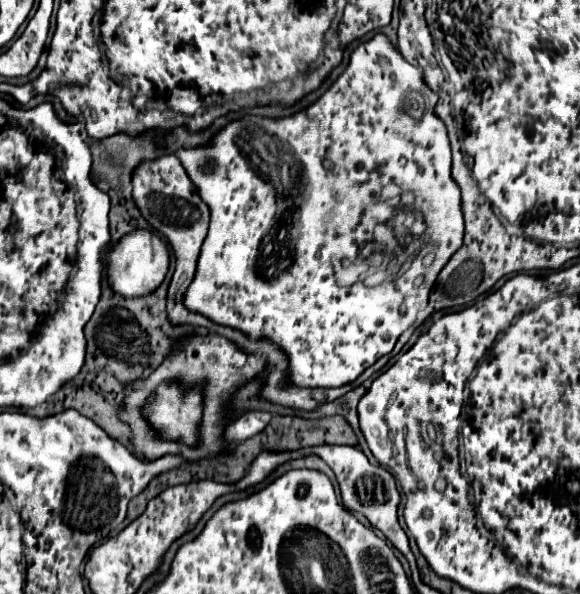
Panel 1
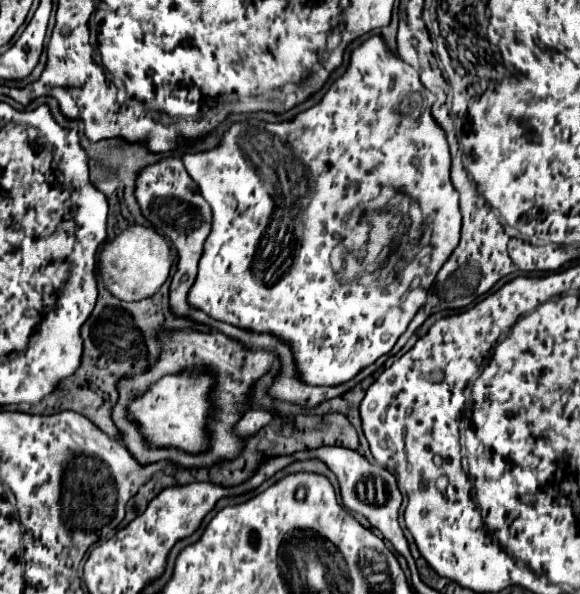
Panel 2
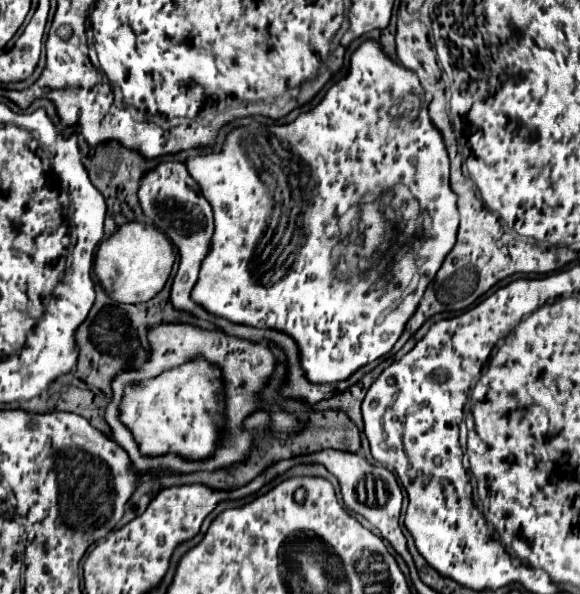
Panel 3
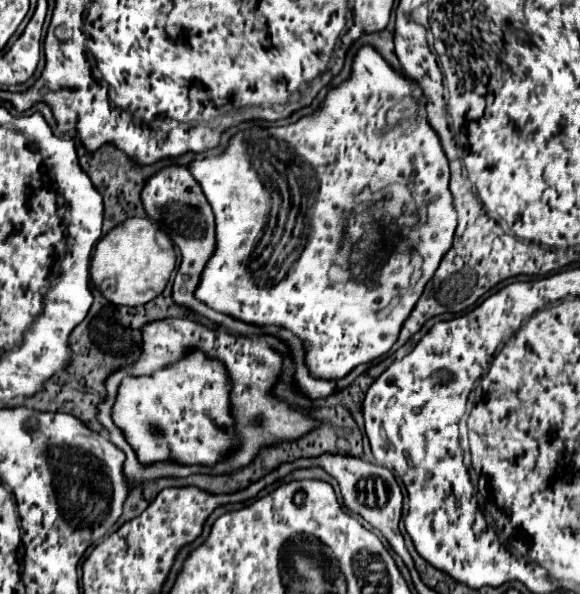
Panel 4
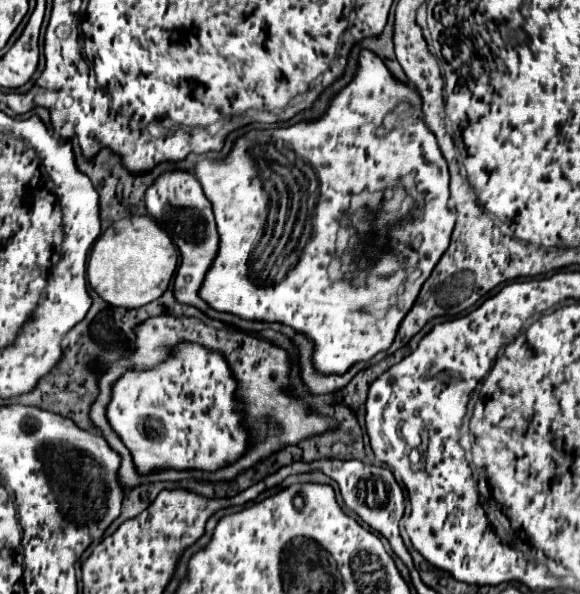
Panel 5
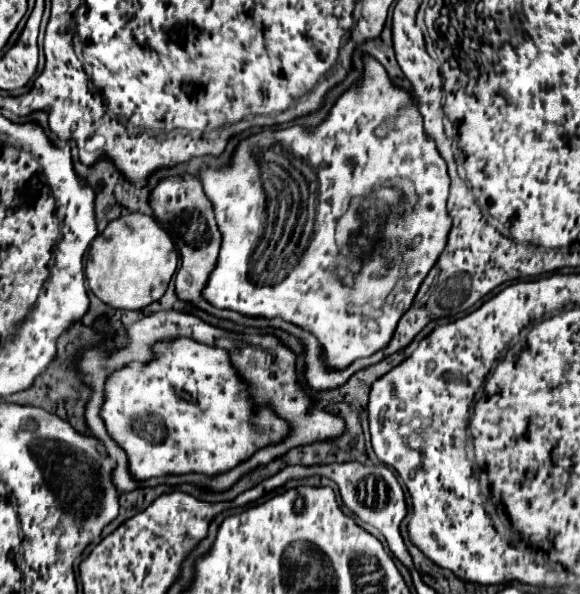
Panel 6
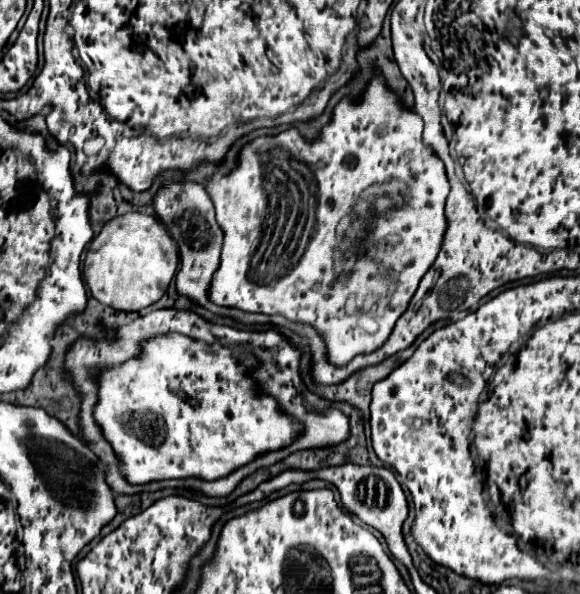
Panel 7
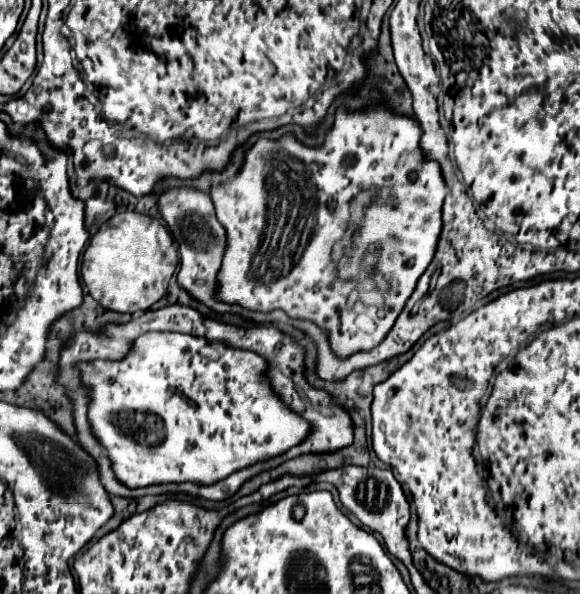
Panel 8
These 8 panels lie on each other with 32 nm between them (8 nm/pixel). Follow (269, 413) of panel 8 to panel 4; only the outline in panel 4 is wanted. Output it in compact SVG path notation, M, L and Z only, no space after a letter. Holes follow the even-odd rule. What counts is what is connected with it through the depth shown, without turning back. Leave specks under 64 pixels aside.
M192 348L178 362L172 362L158 372L146 376L126 376L118 386L118 396L112 406L112 420L136 452L138 462L144 466L164 460L180 466L214 466L224 456L230 456L240 448L240 438L236 434L230 408L230 390L232 384L222 360L208 358L202 350Z

